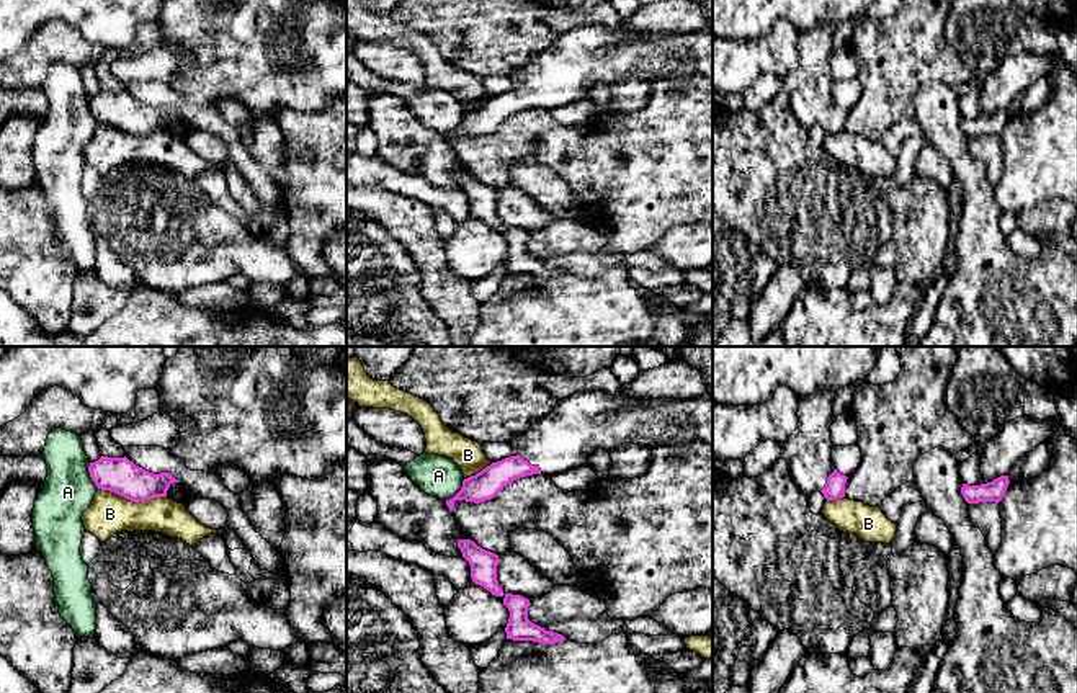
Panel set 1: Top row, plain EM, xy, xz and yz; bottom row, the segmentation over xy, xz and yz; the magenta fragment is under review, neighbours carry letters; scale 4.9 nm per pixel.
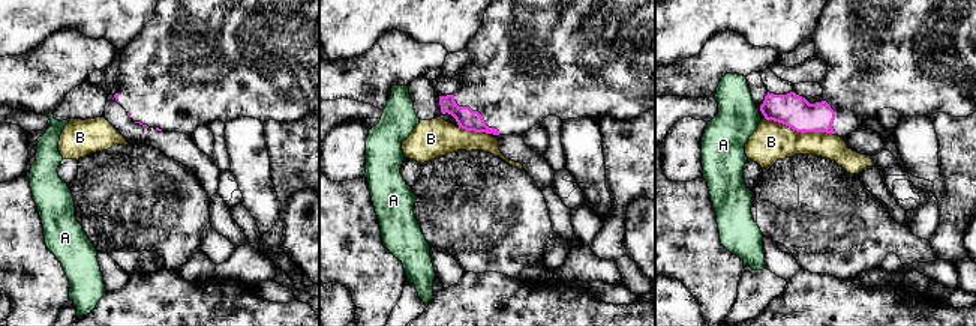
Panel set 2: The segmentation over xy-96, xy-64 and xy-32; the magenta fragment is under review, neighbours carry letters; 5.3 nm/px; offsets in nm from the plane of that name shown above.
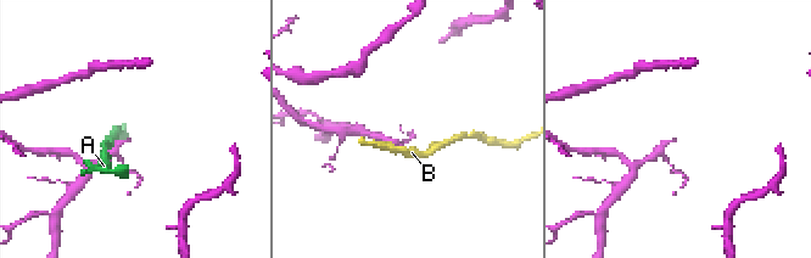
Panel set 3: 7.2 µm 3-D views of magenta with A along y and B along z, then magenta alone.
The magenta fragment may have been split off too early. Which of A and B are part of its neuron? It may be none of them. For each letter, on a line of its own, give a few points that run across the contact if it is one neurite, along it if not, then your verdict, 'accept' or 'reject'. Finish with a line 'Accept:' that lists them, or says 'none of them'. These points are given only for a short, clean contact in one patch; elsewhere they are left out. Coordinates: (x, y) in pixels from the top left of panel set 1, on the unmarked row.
A: line xy (89, 97), (89, 110), (98, 121); reject
B: line xy (98, 121), (131, 134), (165, 131); reject
Accept: none of them

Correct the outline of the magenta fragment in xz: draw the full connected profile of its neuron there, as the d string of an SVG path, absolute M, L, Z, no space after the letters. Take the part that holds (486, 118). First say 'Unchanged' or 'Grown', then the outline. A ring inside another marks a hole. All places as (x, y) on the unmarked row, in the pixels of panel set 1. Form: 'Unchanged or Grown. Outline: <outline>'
Grown. Outline: M601 25L575 26L557 36L556 42L544 52L538 54L521 69L515 70L510 78L518 83L516 90L505 92L502 95L492 96L476 110L463 114L461 124L446 139L449 145L454 142L456 134L466 134L480 137L494 132L505 119L510 116L533 110L533 108L559 108L574 101L580 101L588 96L590 90L598 83L606 83L610 88L624 77L642 78L650 85L655 80L680 82L699 74L701 77L713 80L713 31L704 26L695 33L650 33L650 34L634 34L628 31L623 25L614 29L608 29Z

